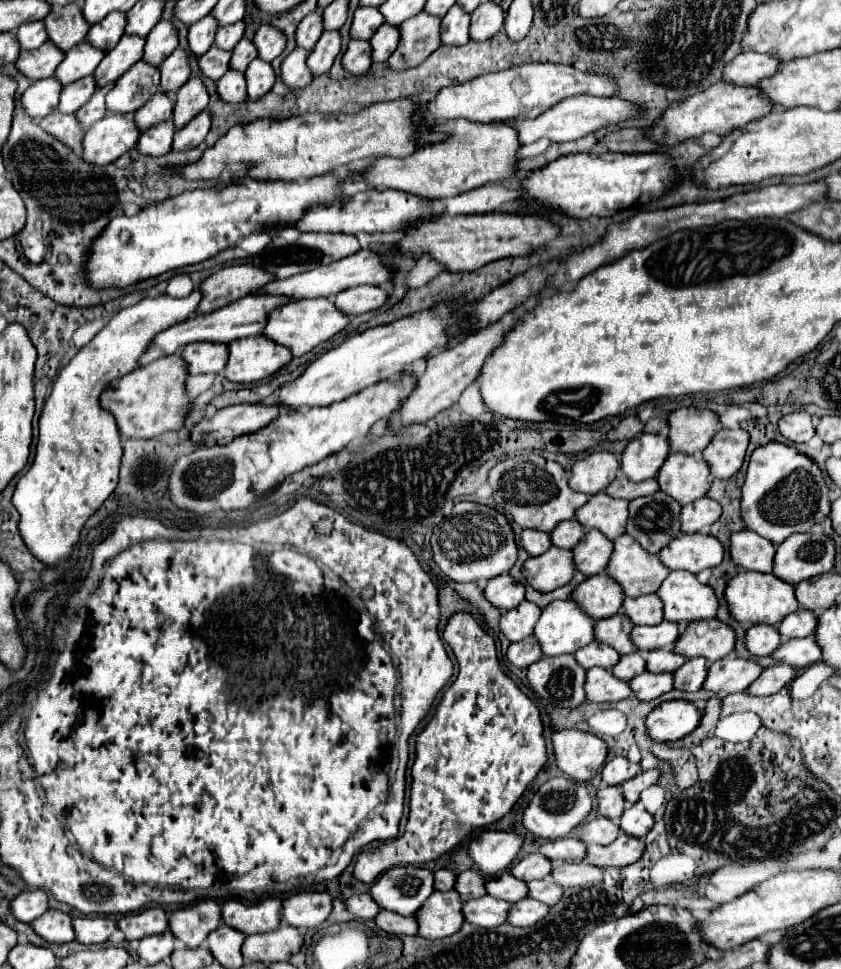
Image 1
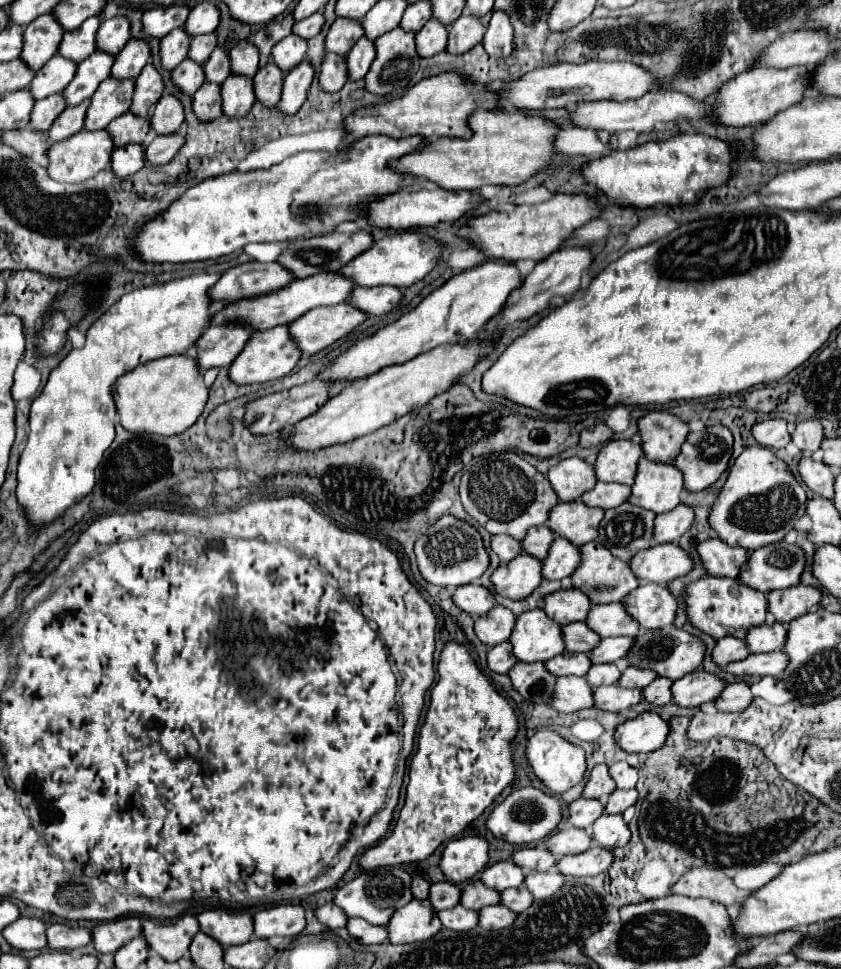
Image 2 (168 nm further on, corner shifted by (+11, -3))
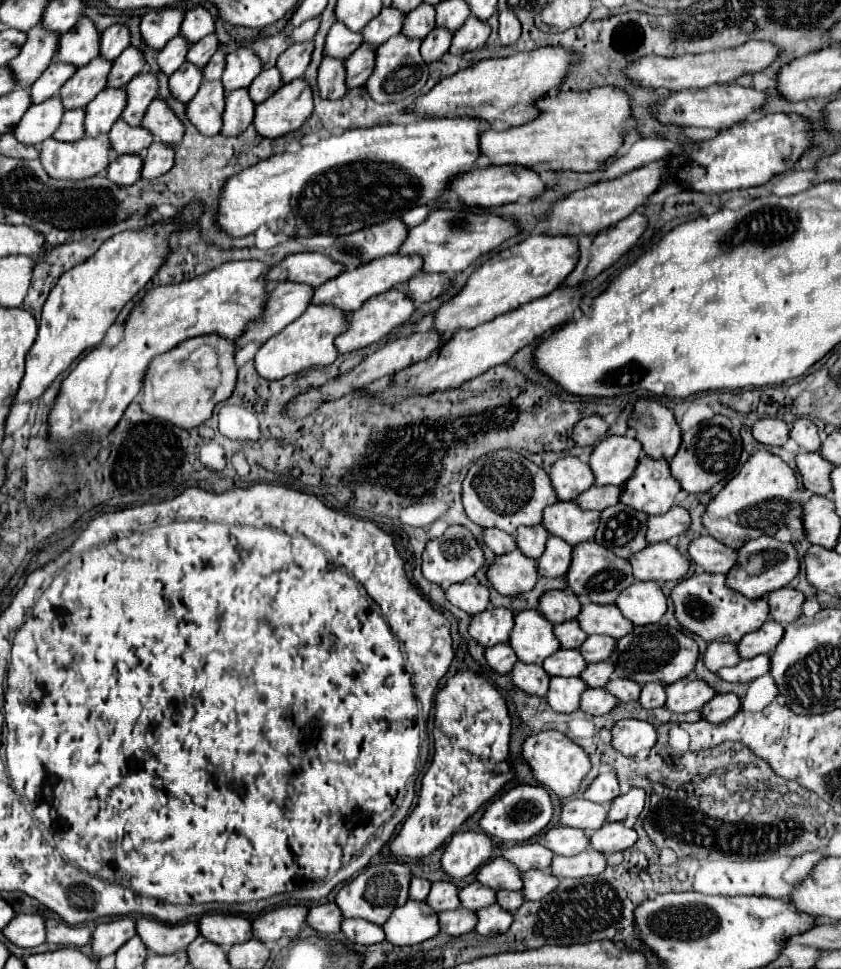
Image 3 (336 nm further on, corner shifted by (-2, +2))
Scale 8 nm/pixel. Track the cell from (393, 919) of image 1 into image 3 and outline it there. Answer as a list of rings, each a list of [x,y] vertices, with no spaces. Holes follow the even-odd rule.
[[[343,919],[341,933],[347,937],[349,943],[359,943],[359,945],[375,945],[385,941],[383,929],[363,919]]]

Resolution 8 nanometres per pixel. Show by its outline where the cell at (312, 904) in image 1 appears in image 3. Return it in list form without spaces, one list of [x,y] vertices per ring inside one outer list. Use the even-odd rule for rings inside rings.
[[[285,905],[271,909],[251,921],[253,937],[257,937],[263,943],[279,941],[285,937],[297,937],[301,925],[305,923],[307,907],[303,905]]]

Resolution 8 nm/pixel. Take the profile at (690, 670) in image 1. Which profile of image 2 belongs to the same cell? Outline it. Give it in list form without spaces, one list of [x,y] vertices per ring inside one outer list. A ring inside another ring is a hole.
[[[658,676],[652,684],[648,684],[644,688],[646,702],[652,702],[652,704],[668,704],[668,702],[672,702],[672,682],[674,680],[664,680],[662,676]]]

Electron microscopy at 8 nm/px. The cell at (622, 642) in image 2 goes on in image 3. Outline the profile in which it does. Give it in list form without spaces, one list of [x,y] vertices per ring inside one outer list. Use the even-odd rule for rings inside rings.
[[[593,635],[593,637],[587,637],[577,651],[581,651],[587,663],[601,663],[609,659],[609,655],[613,653],[613,645],[615,645],[615,639]]]

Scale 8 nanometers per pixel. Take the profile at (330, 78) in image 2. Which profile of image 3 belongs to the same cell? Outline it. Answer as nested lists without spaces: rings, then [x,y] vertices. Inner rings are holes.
[[[323,57],[321,67],[317,71],[317,89],[321,99],[335,101],[345,95],[345,67],[341,59]]]

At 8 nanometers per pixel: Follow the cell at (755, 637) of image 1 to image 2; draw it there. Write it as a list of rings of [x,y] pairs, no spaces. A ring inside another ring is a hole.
[[[726,636],[726,638],[720,638],[714,652],[712,652],[712,658],[718,666],[728,666],[730,662],[736,662],[736,660],[744,660],[748,656],[748,646],[746,646],[746,640],[740,640],[740,638],[732,638],[732,636]]]

